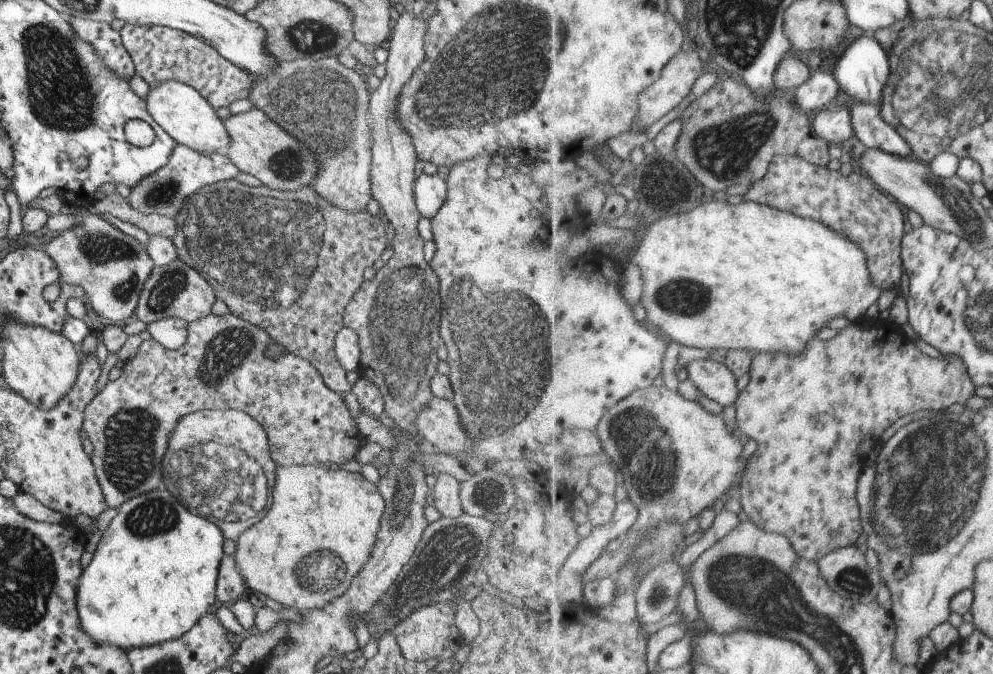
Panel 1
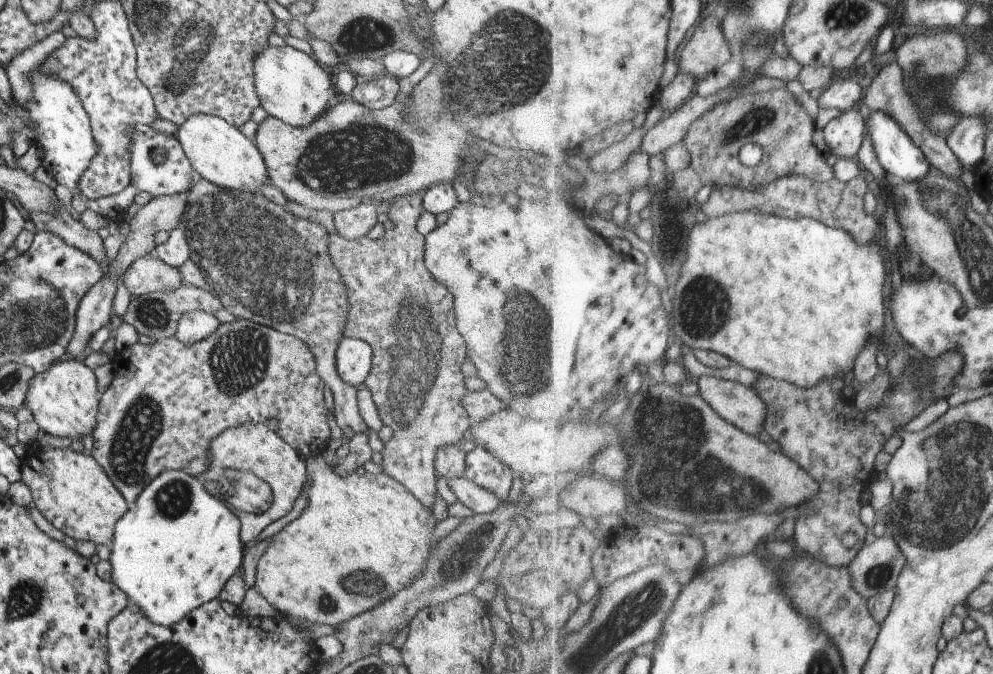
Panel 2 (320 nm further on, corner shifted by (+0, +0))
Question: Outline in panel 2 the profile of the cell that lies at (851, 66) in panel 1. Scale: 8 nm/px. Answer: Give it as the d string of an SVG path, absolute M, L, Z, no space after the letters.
M883 111L868 113L868 131L873 142L878 162L889 177L912 183L924 179L933 166L925 156L922 148L905 132L905 129L890 115Z

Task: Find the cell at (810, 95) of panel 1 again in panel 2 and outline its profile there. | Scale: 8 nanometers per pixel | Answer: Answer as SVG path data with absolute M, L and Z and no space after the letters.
M851 79L835 80L829 85L817 102L822 108L837 108L840 112L860 107L863 99L861 84Z

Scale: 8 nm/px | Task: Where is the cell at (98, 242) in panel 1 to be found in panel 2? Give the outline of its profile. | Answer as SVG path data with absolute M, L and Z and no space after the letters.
M153 252L132 260L122 274L122 284L133 297L171 292L182 282L178 267L165 264Z

